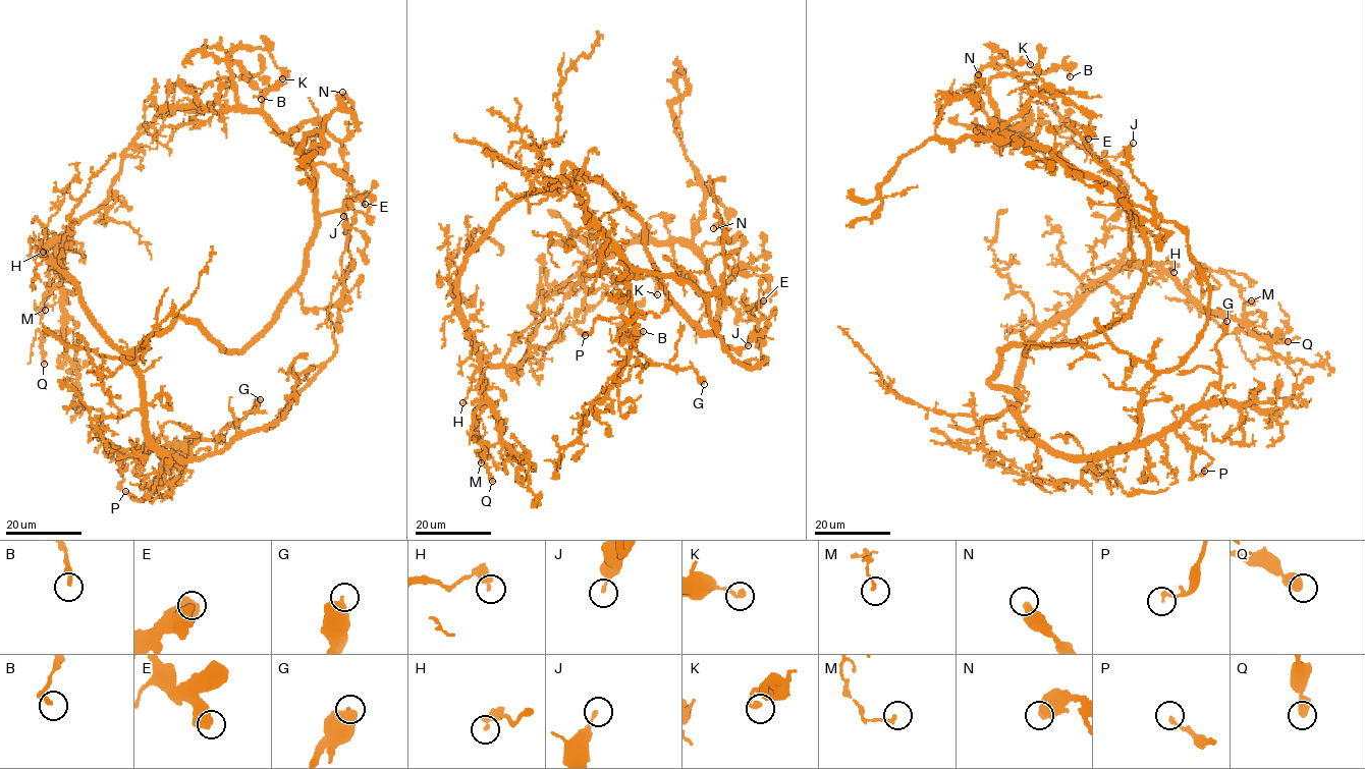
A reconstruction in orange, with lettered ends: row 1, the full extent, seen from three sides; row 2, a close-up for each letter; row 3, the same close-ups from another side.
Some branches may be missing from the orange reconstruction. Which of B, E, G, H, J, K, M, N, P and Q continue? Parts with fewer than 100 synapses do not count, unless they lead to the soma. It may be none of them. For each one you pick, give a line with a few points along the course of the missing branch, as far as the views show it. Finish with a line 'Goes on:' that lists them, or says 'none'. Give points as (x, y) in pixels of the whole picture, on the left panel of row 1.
Goes on: none

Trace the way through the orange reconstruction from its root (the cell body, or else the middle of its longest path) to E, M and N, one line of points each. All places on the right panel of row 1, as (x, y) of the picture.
E: (1187, 235), (1155, 215), (1166, 230), (1155, 236), (1111, 189), (1002, 128), (1045, 88), (1091, 117), (1088, 139)
M: (1187, 235), (1155, 215), (1124, 317), (999, 350), (992, 385), (1019, 399), (1029, 339), (1126, 266), (1251, 300)
N: (1187, 235), (1155, 215), (1166, 230), (1155, 236), (1047, 151), (937, 135), (942, 107), (976, 95), (978, 74)

